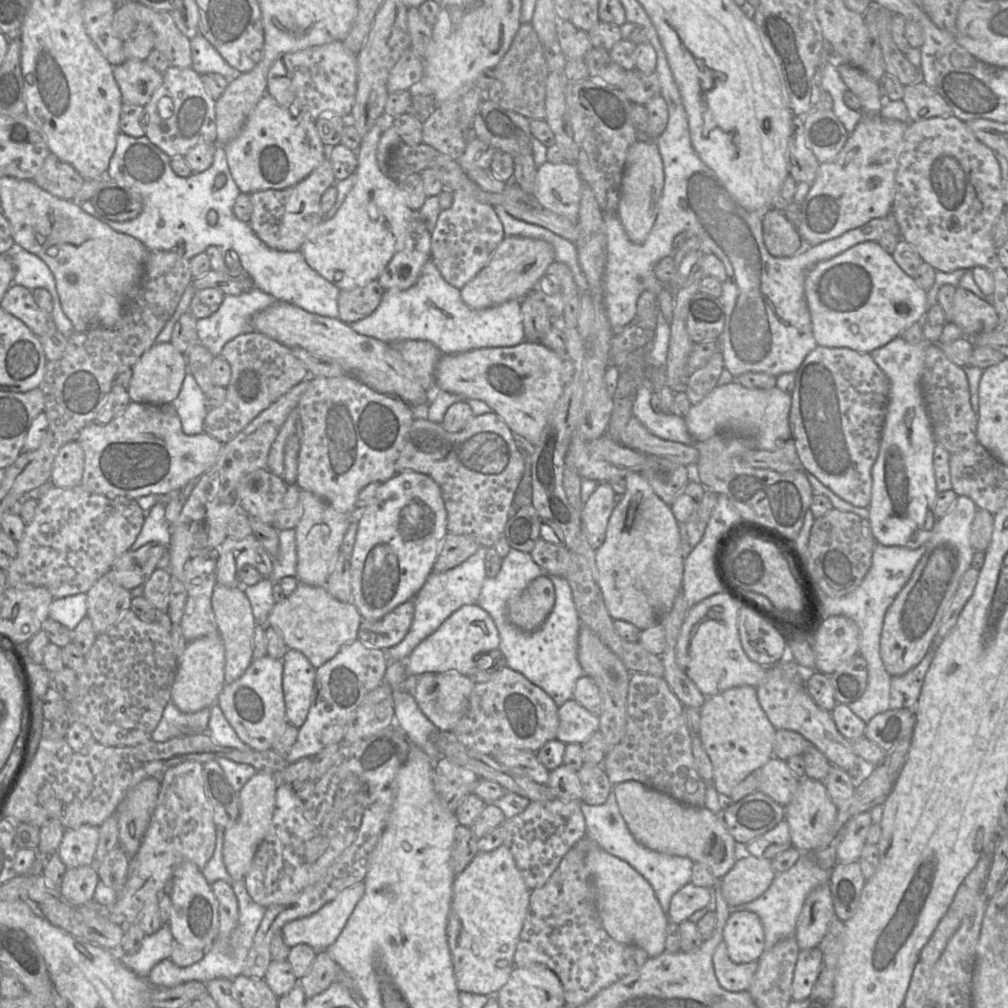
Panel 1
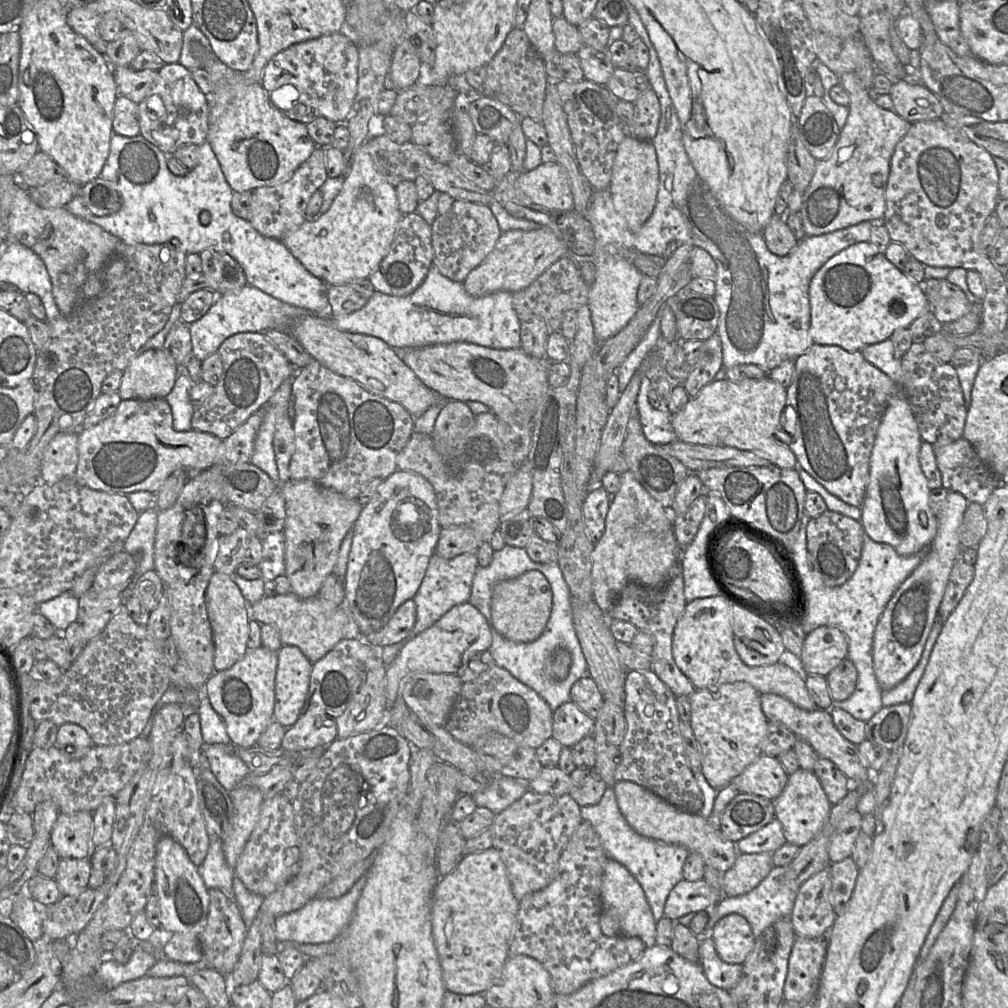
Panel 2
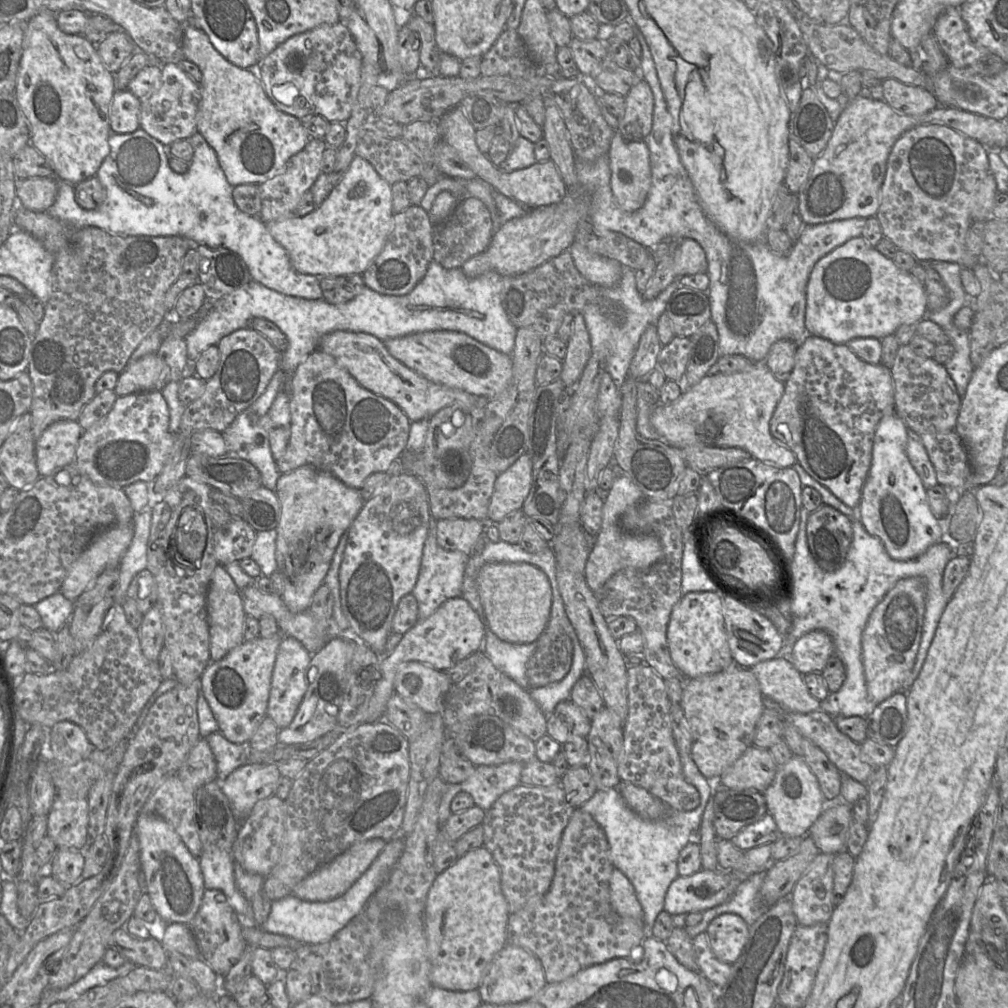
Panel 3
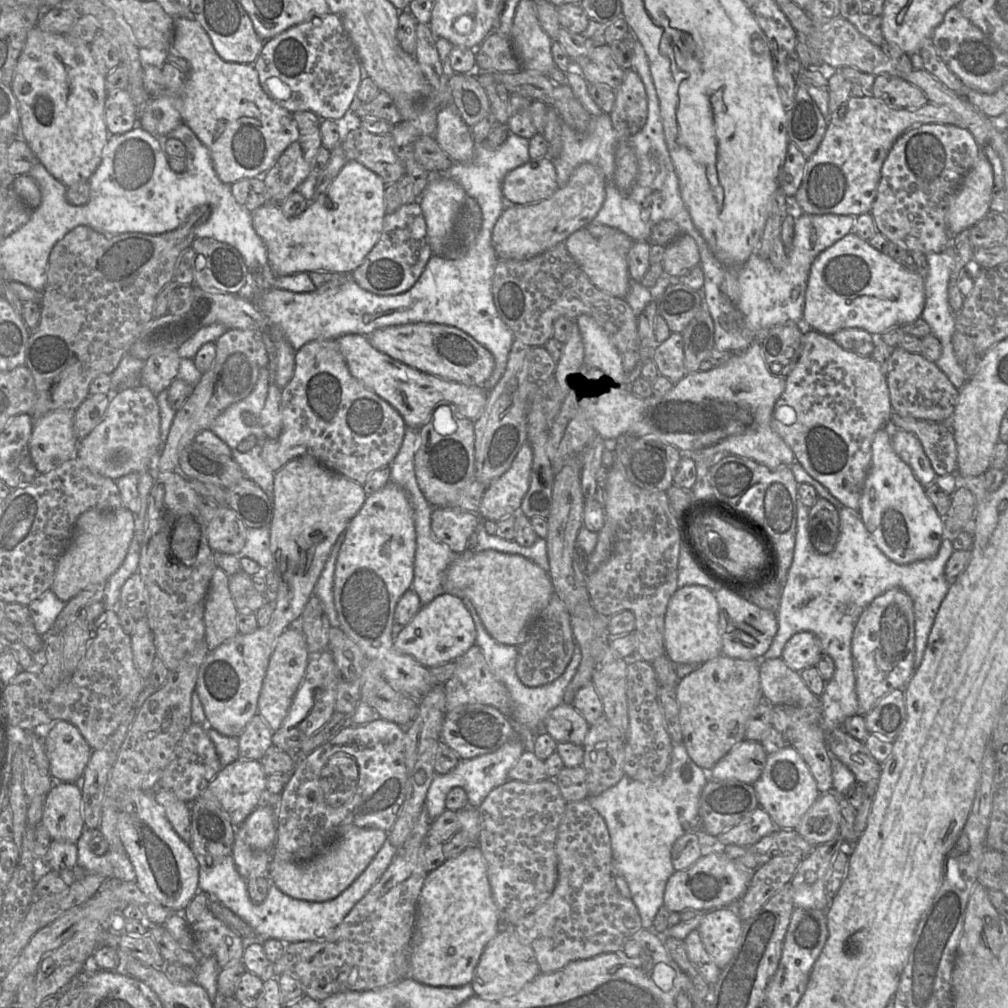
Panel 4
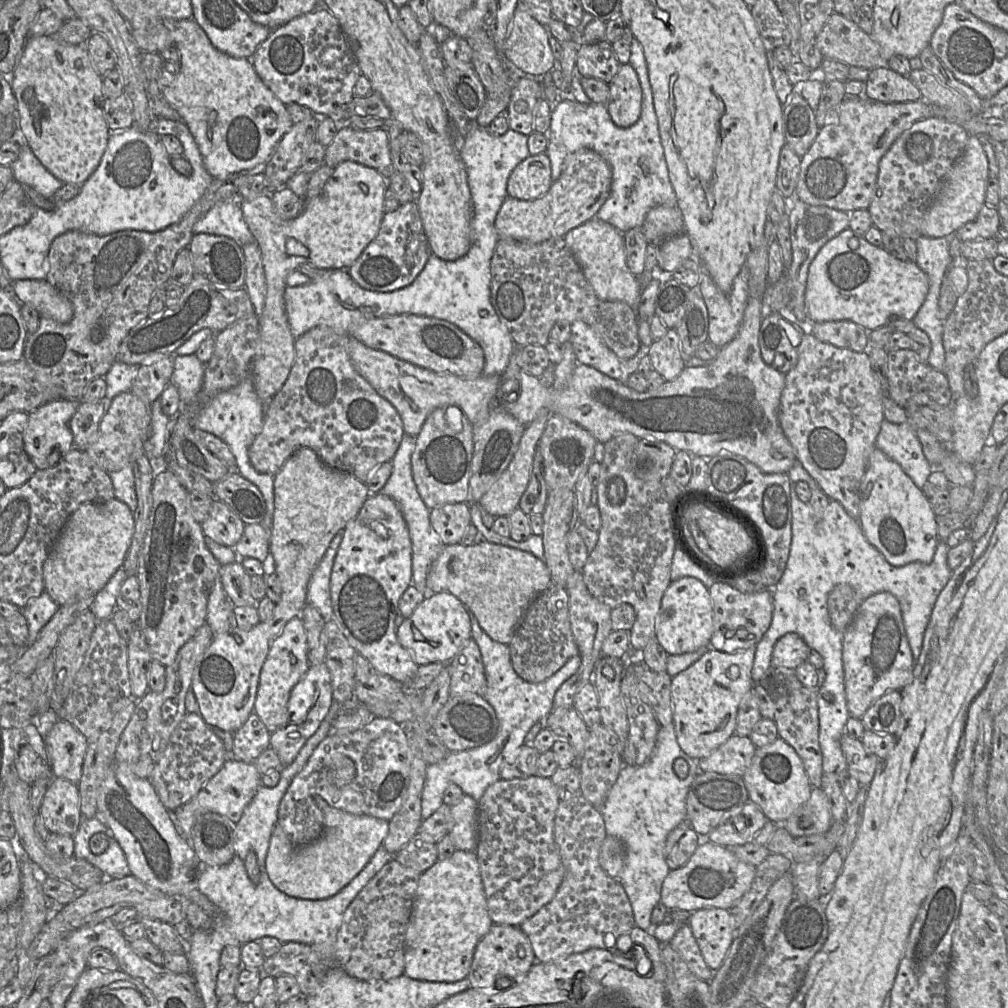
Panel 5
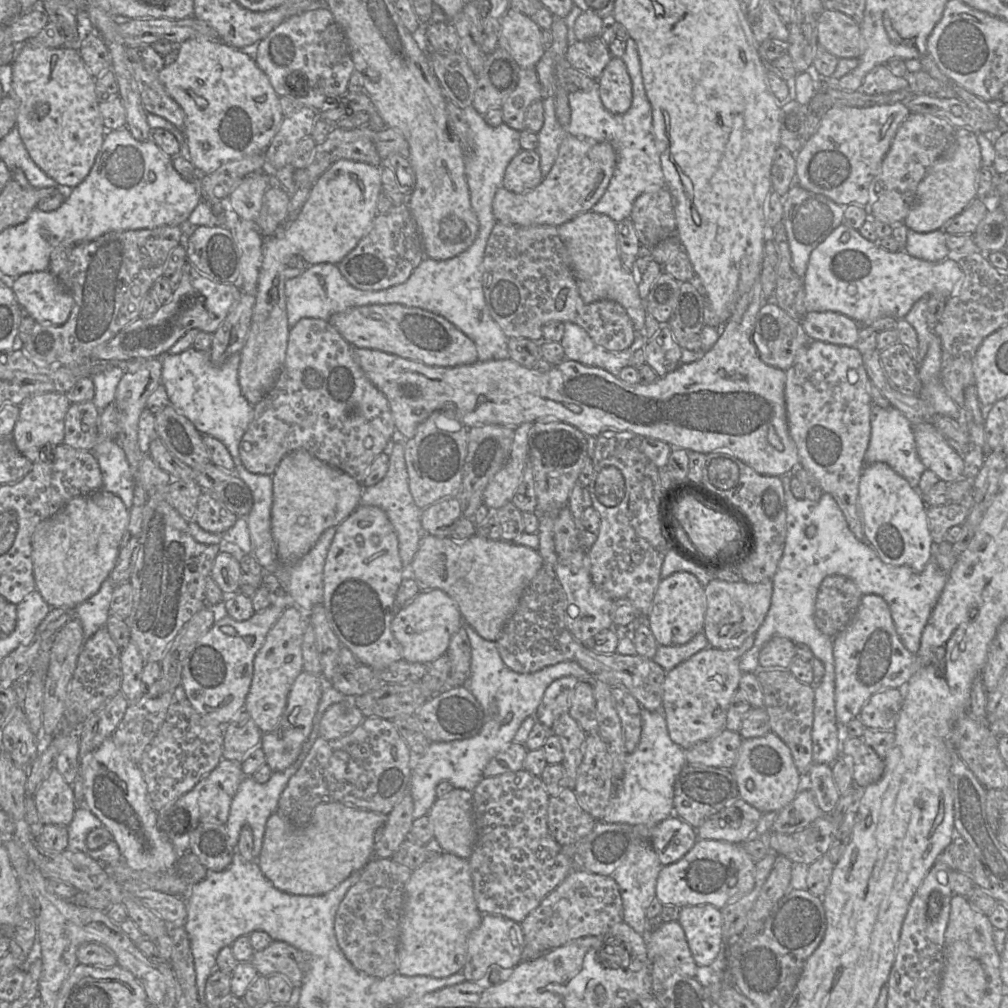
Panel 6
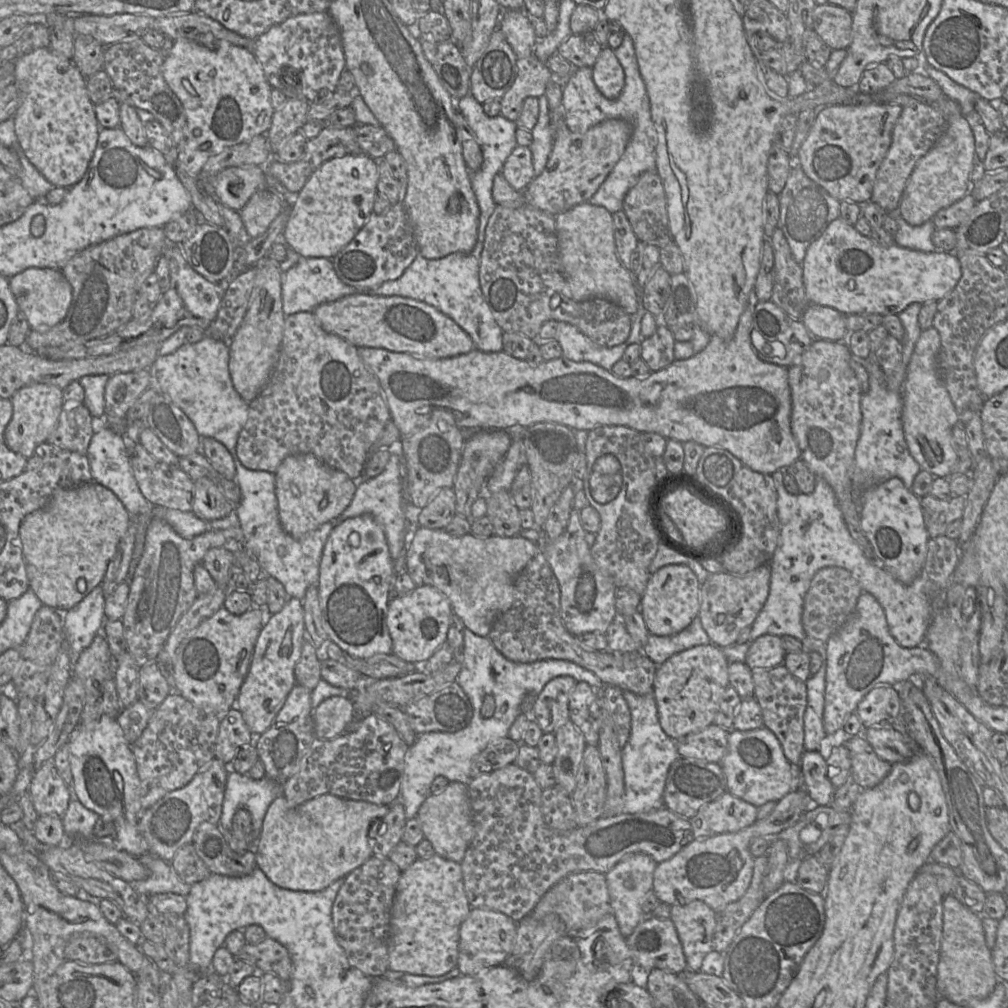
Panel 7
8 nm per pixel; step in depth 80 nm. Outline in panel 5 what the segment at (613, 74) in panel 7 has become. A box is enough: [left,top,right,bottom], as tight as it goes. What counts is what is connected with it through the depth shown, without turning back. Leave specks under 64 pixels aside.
[605,64,643,128]

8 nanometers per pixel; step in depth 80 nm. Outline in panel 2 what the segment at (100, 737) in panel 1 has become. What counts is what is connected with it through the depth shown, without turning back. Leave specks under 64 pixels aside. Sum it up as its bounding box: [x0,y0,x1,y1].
[30,606,173,746]

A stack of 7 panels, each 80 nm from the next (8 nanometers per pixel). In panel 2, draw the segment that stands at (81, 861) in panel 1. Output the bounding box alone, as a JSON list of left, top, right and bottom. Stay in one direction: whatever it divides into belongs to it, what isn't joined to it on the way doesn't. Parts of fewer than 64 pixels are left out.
[50,812,93,858]

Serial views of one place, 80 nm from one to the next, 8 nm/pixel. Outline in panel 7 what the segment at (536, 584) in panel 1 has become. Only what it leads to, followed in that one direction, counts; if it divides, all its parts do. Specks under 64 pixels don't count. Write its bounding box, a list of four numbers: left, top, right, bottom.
[407,526,538,637]

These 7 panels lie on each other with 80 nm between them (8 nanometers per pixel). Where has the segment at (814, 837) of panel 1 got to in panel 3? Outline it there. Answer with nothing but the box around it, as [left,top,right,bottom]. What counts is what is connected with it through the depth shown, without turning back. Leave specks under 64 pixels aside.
[763,756,824,837]

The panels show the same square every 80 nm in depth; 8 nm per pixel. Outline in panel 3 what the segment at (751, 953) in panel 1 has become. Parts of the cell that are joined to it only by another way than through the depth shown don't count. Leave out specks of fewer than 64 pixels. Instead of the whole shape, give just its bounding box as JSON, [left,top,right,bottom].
[705,913,749,964]

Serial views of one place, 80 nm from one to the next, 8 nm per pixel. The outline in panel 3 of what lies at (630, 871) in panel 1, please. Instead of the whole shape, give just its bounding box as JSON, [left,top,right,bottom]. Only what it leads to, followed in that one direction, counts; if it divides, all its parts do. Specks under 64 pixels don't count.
[610,868,644,920]

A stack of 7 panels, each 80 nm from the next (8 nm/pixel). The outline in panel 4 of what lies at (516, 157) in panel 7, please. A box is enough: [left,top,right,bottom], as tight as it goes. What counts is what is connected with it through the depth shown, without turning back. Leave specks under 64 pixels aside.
[502,156,558,204]

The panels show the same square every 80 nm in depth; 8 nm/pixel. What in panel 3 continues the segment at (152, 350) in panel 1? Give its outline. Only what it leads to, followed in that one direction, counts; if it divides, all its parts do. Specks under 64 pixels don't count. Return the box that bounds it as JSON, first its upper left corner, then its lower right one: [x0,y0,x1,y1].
[113,353,170,396]

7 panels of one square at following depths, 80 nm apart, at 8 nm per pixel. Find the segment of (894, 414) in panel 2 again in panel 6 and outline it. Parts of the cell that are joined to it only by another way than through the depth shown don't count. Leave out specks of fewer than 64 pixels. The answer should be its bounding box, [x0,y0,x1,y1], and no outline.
[858,462,933,572]

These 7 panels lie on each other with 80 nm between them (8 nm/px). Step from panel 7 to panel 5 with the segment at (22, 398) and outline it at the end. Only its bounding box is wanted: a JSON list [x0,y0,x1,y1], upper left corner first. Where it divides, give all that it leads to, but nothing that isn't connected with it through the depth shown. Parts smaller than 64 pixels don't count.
[23,398,78,469]

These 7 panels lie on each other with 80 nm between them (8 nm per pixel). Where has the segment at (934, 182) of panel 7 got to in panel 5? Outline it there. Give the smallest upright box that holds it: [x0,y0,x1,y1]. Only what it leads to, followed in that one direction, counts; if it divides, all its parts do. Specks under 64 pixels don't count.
[921,135,989,238]

